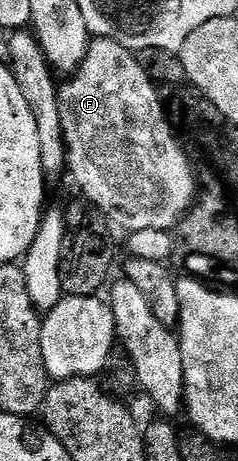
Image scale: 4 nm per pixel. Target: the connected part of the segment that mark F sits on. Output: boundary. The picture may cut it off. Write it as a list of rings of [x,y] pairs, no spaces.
[[[104,36],[92,39],[87,45],[87,53],[81,62],[81,66],[70,78],[64,79],[59,84],[59,109],[61,110],[61,126],[63,137],[67,143],[67,168],[69,176],[75,179],[75,184],[84,192],[86,199],[94,207],[103,211],[104,216],[112,225],[127,228],[128,233],[141,230],[175,230],[183,223],[183,217],[191,211],[197,199],[197,173],[193,167],[193,161],[187,154],[186,147],[181,143],[180,137],[171,127],[168,109],[165,107],[165,100],[159,97],[160,89],[153,83],[151,75],[143,69],[138,55],[132,49],[127,48],[121,42],[110,40]]]

